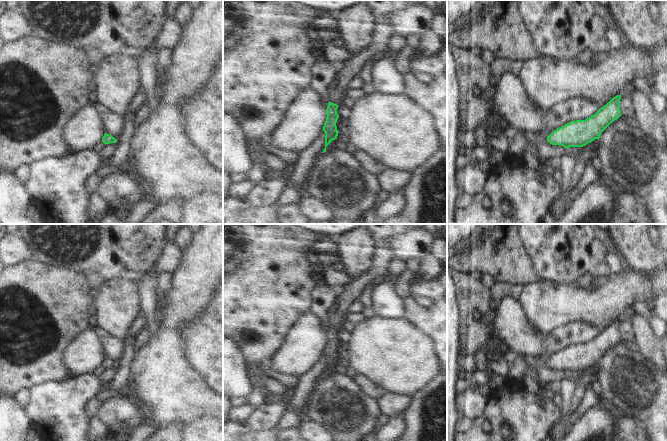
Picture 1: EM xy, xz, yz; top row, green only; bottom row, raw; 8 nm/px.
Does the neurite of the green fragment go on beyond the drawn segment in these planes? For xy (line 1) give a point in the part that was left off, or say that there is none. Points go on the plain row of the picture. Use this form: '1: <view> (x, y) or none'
1: none

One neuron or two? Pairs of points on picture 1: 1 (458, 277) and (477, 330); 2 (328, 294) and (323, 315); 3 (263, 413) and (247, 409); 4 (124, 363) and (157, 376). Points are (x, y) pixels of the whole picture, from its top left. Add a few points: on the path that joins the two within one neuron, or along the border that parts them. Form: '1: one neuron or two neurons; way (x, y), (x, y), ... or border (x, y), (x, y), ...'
1: one neuron; way (470, 290), (470, 317)
2: one neuron; way (324, 299), (323, 310)
3: two neurons; border (257, 407), (243, 421)
4: two neurons; border (136, 351), (130, 364), (129, 373)

